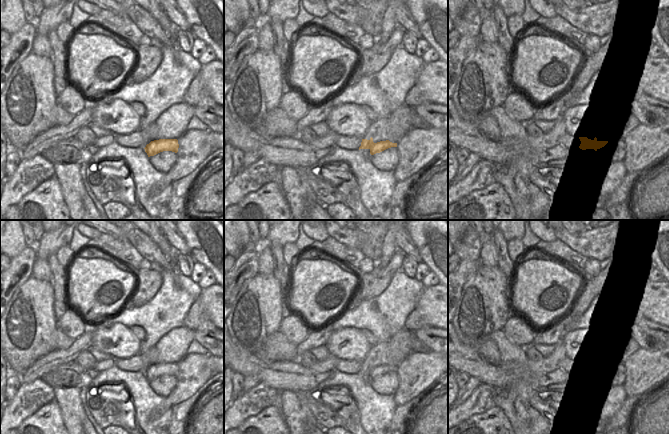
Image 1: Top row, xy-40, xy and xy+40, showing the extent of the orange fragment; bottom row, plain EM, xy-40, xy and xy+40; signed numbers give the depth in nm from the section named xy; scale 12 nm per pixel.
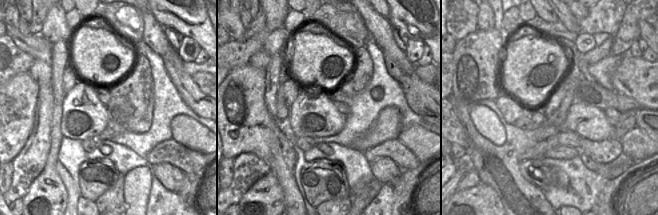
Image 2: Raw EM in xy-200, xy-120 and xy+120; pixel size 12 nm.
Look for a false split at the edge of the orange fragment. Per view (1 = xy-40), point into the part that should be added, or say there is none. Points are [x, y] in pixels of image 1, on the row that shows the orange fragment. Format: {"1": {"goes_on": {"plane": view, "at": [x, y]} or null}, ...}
{"1": {"goes_on": null}}

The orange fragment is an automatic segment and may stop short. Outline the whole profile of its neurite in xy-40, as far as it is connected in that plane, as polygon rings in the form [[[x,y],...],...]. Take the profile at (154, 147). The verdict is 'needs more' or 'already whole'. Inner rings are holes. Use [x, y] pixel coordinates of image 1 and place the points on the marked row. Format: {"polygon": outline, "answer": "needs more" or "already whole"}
{"polygon": [[[159,139],[151,141],[144,149],[148,157],[150,157],[163,151],[172,151],[177,153],[178,148],[179,144],[177,139]]], "answer": "already whole"}

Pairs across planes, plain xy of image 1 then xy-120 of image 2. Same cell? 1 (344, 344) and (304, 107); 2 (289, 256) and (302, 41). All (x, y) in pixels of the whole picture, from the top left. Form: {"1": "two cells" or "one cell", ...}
{"1": "one cell", "2": "two cells"}

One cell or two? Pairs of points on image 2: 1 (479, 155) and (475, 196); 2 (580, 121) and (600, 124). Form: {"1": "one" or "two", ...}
{"1": "two", "2": "one"}

